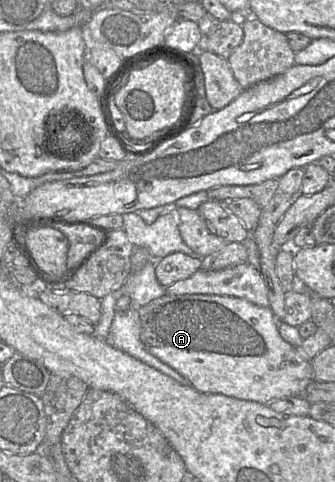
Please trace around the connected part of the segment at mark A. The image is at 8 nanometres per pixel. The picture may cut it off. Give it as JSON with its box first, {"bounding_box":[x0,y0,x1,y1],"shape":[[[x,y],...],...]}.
{"bounding_box":[139,294,314,404],"shape":[[[164,294],[163,296],[156,298],[140,307],[139,315],[141,320],[140,339],[146,350],[183,375],[192,387],[202,393],[222,394],[242,400],[269,404],[273,400],[300,396],[306,387],[314,381],[311,360],[303,358],[296,347],[282,339],[277,326],[279,321],[276,319],[270,306],[262,307],[246,299],[234,296],[214,294]]]}

